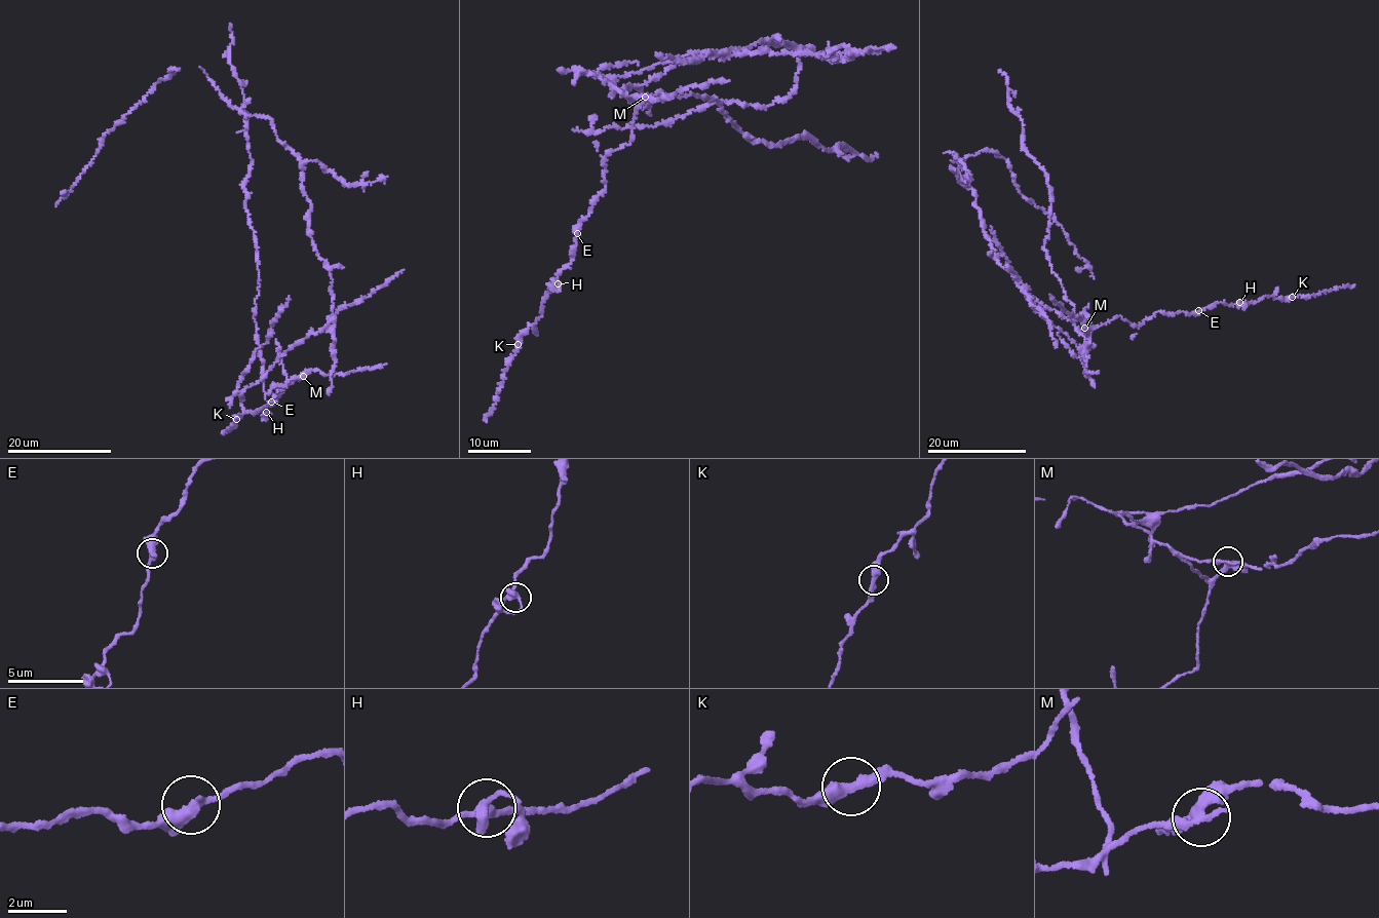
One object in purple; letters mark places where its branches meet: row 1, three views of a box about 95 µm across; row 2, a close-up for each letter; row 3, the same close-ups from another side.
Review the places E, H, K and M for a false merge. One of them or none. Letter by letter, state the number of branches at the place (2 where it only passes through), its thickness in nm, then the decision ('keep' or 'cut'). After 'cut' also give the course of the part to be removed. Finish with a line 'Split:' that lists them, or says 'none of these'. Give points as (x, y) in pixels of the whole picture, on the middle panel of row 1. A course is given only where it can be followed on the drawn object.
E: branches 2; calibre 340 nm; keep
H: branches 3; calibre 300 nm; keep
K: branches 2; calibre 380 nm; keep
M: branches 3; calibre 320 nm; cut
Split: M

